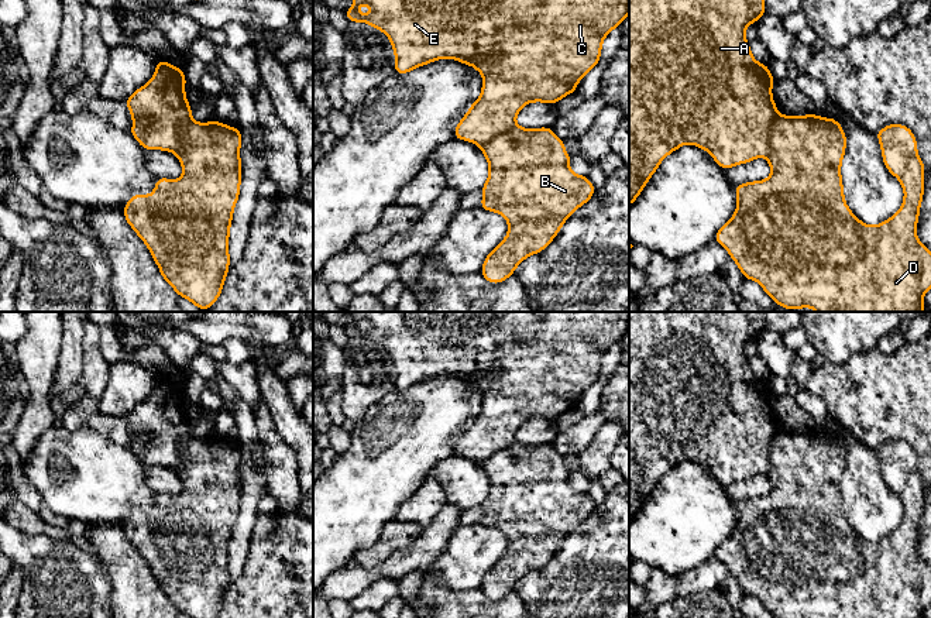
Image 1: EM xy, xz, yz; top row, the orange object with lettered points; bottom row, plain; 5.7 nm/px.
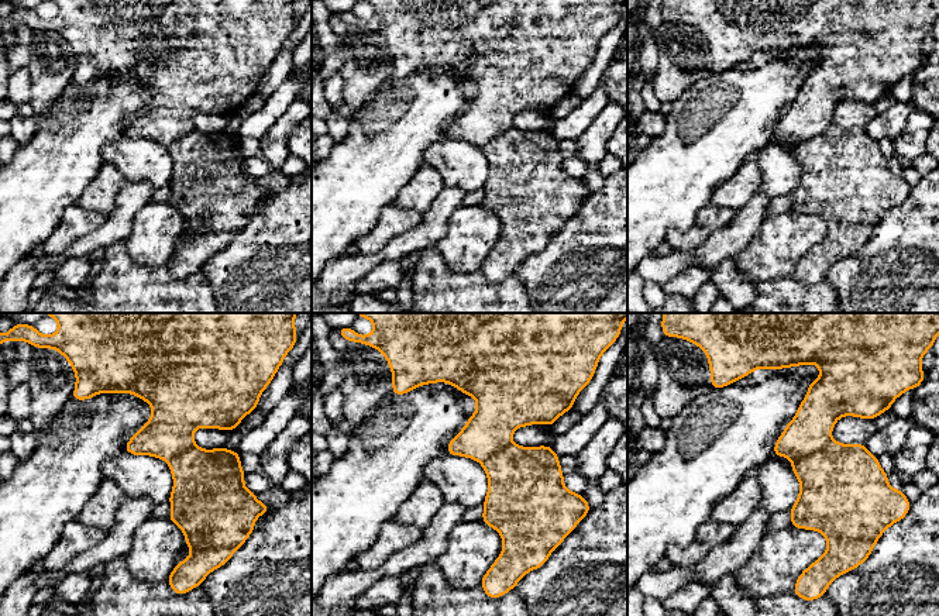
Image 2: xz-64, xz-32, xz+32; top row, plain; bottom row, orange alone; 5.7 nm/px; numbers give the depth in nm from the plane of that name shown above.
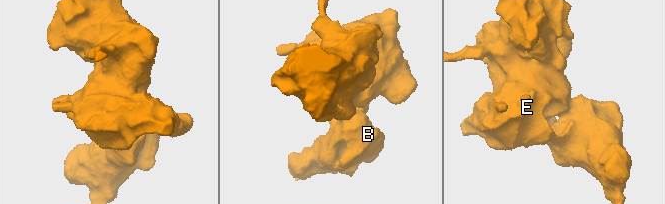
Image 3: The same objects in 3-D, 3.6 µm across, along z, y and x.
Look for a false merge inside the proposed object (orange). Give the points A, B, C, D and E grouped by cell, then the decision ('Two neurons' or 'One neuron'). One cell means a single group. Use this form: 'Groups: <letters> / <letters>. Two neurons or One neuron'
Groups: A B C D E. One neuron

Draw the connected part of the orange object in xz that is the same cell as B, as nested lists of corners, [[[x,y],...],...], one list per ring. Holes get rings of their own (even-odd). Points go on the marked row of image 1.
[[[354,0],[354,4],[346,10],[346,17],[348,21],[365,23],[375,27],[388,35],[391,45],[395,52],[395,73],[408,73],[418,66],[427,65],[437,59],[457,59],[464,65],[471,65],[484,78],[481,96],[471,104],[466,116],[458,121],[454,130],[454,138],[466,140],[468,143],[477,144],[489,165],[489,174],[485,185],[481,188],[482,202],[481,209],[488,212],[497,212],[504,216],[508,222],[506,237],[487,255],[482,262],[481,275],[491,284],[499,284],[513,275],[515,268],[529,255],[539,254],[543,251],[560,231],[564,222],[571,213],[574,213],[580,206],[585,205],[594,195],[595,188],[588,181],[587,176],[574,174],[568,164],[571,157],[566,152],[564,141],[559,138],[552,128],[540,127],[536,130],[528,130],[519,127],[515,120],[516,114],[528,103],[543,102],[549,104],[556,104],[564,96],[574,93],[577,85],[583,76],[585,76],[592,68],[597,66],[604,38],[629,14],[629,0]],[[360,4],[368,4],[372,11],[368,16],[363,16],[357,7]]]

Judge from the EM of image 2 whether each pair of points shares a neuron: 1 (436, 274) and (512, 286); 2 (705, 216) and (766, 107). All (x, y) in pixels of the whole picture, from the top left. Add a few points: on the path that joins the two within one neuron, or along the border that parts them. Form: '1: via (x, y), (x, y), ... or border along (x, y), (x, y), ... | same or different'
1: via (454, 291), (494, 291) | same
2: border along (709, 202), (697, 213), (691, 231) | different

